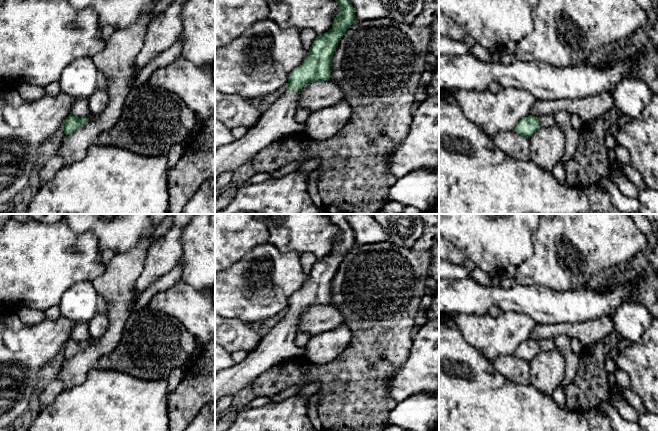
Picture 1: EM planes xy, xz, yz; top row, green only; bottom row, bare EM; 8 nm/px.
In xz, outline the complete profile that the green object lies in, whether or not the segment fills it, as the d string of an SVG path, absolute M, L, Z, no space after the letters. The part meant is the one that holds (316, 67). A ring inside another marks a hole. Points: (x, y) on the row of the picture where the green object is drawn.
M349 0L335 1L339 4L340 11L333 20L332 28L316 38L309 49L308 57L290 73L285 93L266 112L261 114L257 124L249 128L242 138L215 151L215 182L222 172L234 173L241 165L249 162L258 152L280 137L305 132L306 124L300 124L295 120L297 103L300 99L299 91L310 82L330 80L331 59L338 43L347 29L356 22L355 10Z

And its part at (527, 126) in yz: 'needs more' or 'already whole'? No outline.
needs more

